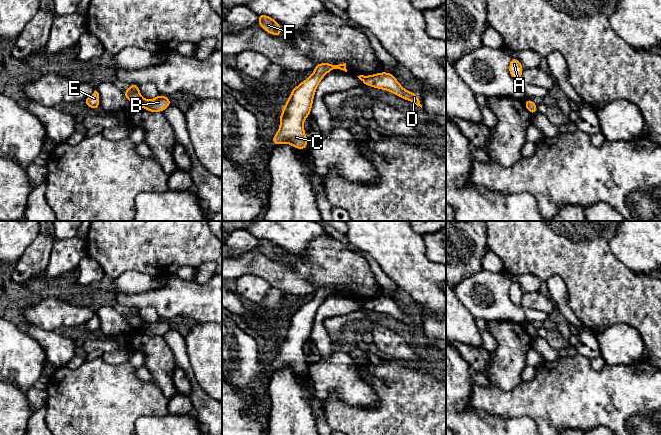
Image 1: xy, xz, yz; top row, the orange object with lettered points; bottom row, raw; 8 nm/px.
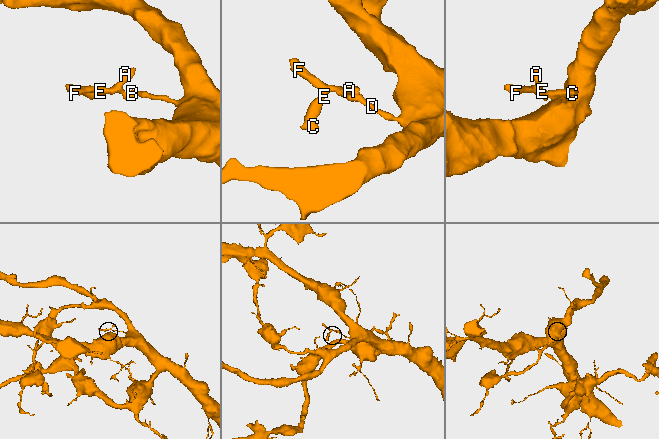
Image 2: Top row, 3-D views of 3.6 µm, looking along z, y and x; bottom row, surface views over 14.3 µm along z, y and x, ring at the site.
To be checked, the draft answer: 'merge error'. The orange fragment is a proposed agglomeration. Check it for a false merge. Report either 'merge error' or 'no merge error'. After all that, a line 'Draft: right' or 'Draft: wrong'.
merge error
Draft: right

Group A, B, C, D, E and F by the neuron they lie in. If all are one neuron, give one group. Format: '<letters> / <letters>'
A C E F / B D

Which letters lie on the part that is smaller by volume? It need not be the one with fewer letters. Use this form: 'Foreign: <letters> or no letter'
Foreign: A, C, E, F

